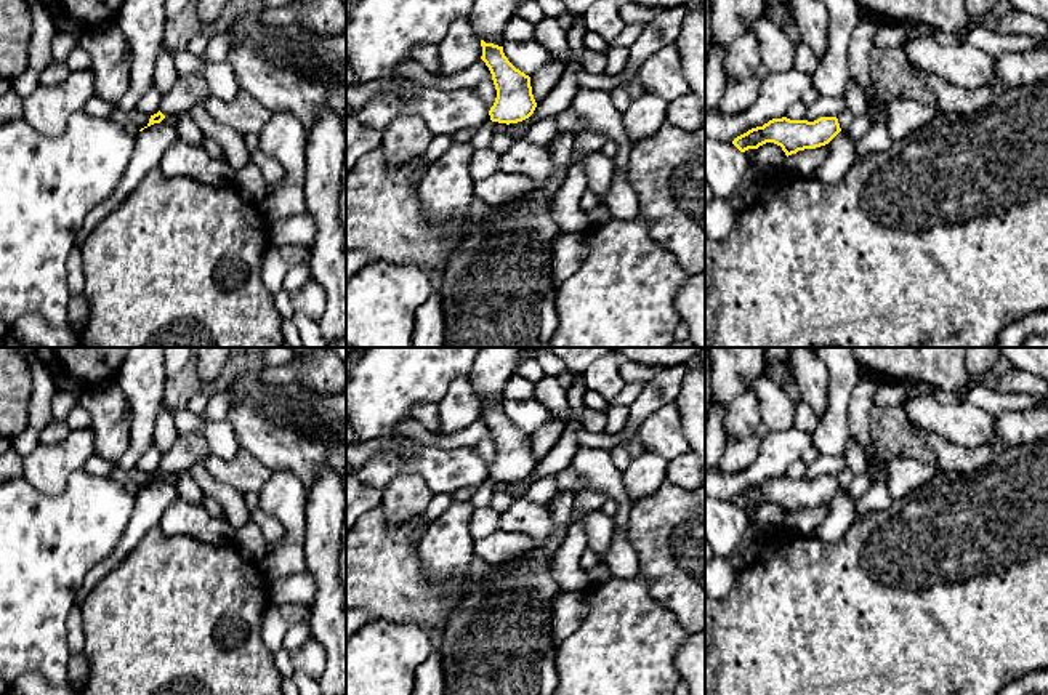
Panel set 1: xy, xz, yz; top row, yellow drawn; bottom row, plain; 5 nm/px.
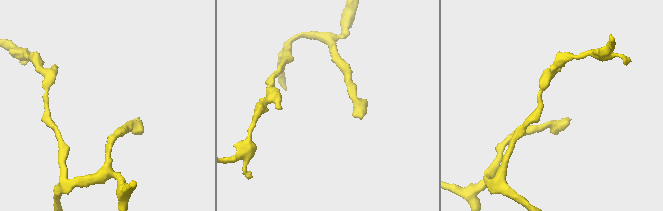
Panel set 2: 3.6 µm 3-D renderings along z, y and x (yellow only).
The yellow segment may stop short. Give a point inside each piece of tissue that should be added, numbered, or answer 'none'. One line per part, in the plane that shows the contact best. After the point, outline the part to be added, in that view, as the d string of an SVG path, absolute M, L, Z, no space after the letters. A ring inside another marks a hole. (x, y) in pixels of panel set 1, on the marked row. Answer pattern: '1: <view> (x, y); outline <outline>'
1: xy (188, 90); outline M178 75L173 88L162 98L160 112L170 114L187 112L197 101L208 98L208 86L199 75Z

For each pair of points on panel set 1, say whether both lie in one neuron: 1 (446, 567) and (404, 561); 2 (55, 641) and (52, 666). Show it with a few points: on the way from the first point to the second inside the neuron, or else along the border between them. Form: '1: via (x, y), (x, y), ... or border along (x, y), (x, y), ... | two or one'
1: border along (417, 542), (422, 572), (430, 580), (457, 578) | two
2: via (52, 647), (52, 660) | one

